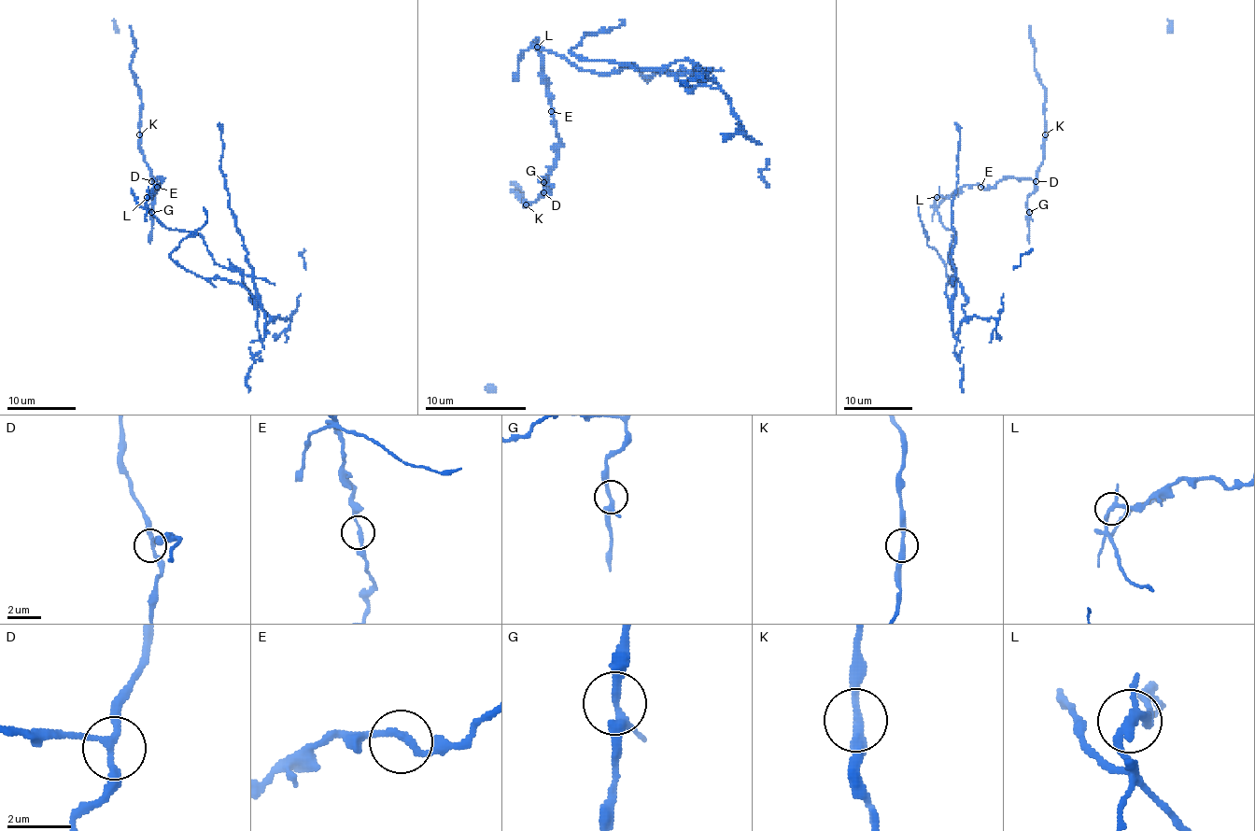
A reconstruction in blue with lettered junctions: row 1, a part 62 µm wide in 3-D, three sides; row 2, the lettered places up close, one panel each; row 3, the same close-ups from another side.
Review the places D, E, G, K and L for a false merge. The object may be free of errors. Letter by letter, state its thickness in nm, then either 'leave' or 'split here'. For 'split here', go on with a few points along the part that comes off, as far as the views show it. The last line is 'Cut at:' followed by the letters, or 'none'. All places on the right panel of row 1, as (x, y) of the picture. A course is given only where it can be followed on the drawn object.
D: calibre 200 nm; leave
E: calibre 220 nm; leave
G: calibre 240 nm; leave
K: calibre 280 nm; leave
L: calibre 200 nm; split here; course (937, 197), (946, 228), (954, 233), (950, 299), (946, 264), (927, 244), (918, 207)
Cut at: L

